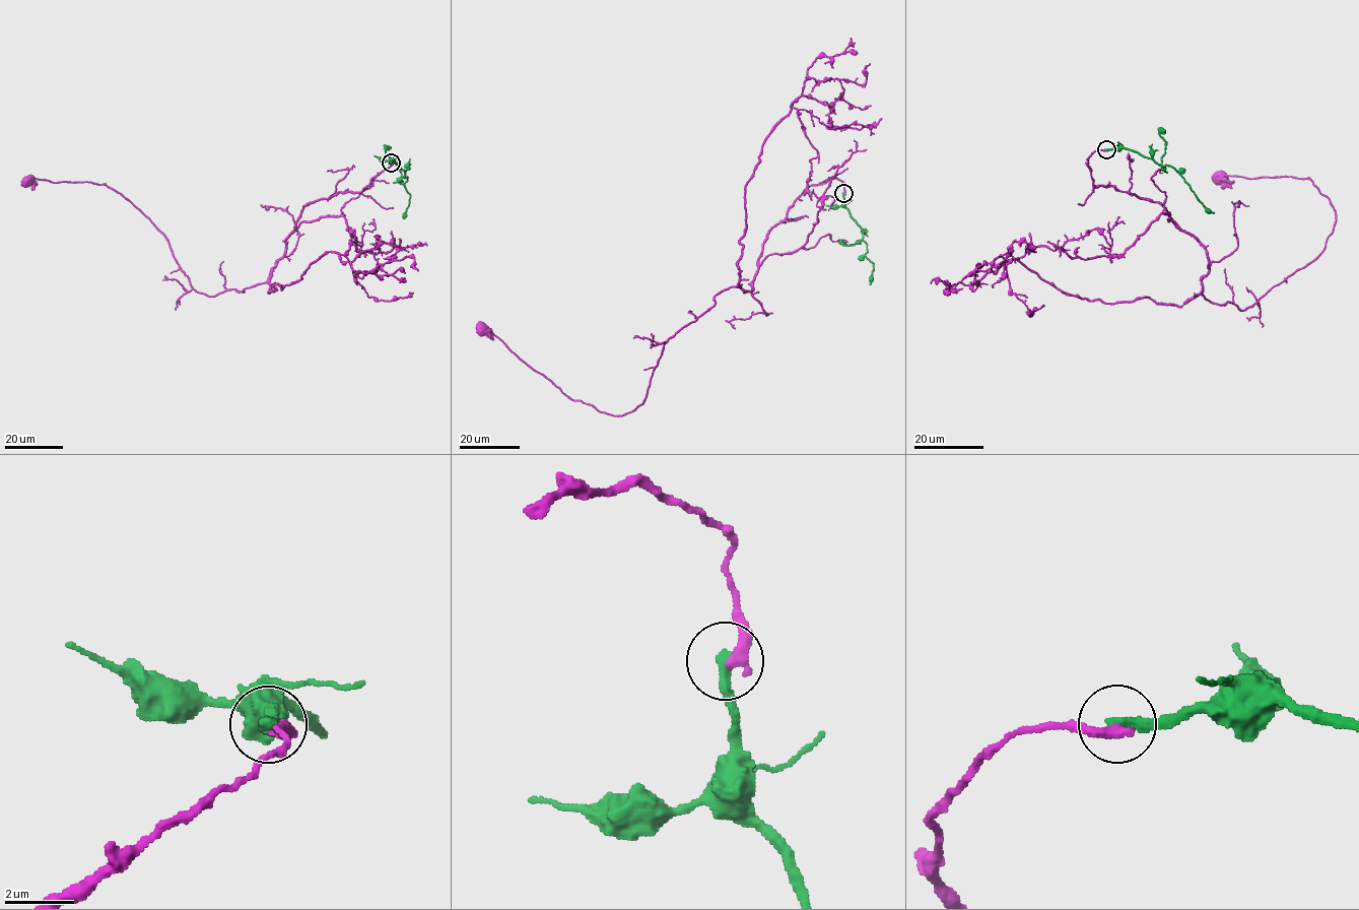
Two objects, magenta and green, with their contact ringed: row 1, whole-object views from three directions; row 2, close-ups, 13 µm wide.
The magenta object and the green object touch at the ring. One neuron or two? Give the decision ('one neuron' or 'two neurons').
two neurons

